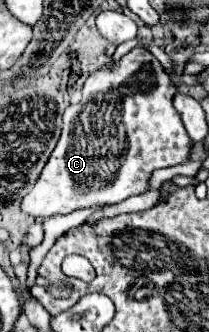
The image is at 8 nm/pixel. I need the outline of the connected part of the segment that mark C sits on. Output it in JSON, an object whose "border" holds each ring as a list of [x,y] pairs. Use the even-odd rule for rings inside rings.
{"border":[[[141,47],[123,55],[117,63],[103,65],[101,69],[91,73],[81,89],[81,101],[71,103],[65,109],[61,139],[53,149],[41,177],[23,197],[21,209],[33,217],[47,219],[53,215],[67,215],[77,209],[87,209],[95,205],[121,203],[125,197],[145,193],[149,189],[149,177],[155,169],[173,167],[189,161],[193,141],[187,135],[177,109],[173,107],[175,93],[177,87],[171,83],[161,63]],[[109,97],[123,97],[117,115],[109,115]]]}

